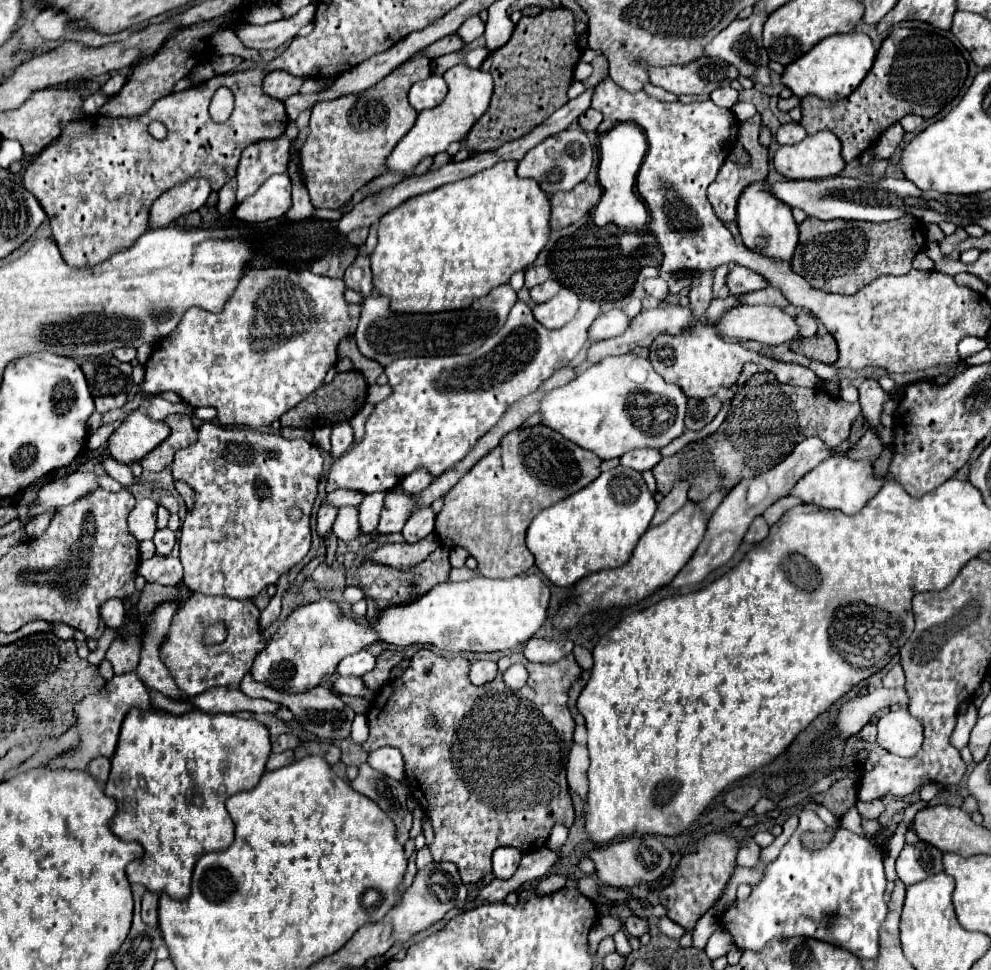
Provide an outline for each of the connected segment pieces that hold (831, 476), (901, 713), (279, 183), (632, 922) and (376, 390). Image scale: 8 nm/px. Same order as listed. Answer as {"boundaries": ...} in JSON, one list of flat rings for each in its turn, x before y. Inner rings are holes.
{"boundaries":[[[847,456,843,458,829,458,821,462,817,468,813,468,809,474,805,474,787,496,799,498,803,504,813,504,827,510,841,510,843,514,857,514,869,498,875,496,875,492,881,488,881,480,875,478,873,466,863,460,851,460]],[[905,708,881,716,877,728,877,744,891,754,913,756,923,744,923,724]],[[289,174,269,176,261,188,235,206,235,216,243,222,265,222,281,218,291,206]],[[629,916,629,918,623,920,623,928,625,928,625,932,629,932,631,936,637,936,637,938,639,938,641,934,647,932,647,922,641,920,639,916]],[[373,384,373,386,369,386,369,392,367,392,367,402,377,404,377,402,385,400,387,396,391,396,391,386,389,386,389,384,385,384,385,386]]]}

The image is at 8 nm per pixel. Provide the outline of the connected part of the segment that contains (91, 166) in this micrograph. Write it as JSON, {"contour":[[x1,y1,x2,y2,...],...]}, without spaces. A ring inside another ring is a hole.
{"contour":[[271,64,257,66,245,72,216,75,207,82,161,98,151,106,149,112,137,118,109,118,103,114,95,114,67,124,59,140,51,142,29,164,23,176,23,184,29,188,29,192,35,194,45,214,49,216,53,238,59,246,63,260,73,268,95,266,115,252,131,248,135,238,143,236,143,232,149,230,149,208,163,192,193,176,209,178,213,190,219,190,229,180,229,170,231,176,235,174,241,152,247,146,259,140,281,136,287,128,289,118,283,102,263,94,262,82,269,70],[219,86,227,86,235,94,235,110,225,124,215,124,209,116,209,100],[153,120,159,120,167,126,165,140,155,140,149,134,147,126]]}

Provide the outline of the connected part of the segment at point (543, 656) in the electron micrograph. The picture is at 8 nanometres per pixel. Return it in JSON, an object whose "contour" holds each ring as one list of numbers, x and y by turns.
{"contour":[[531,638,525,644,525,656,531,662,537,664,555,664,563,656,567,656,573,650,571,640,543,640,543,638]]}

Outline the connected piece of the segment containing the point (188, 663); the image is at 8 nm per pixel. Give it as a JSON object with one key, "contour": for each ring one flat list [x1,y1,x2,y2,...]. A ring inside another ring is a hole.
{"contour":[[193,592,187,602,175,612,171,628,159,648,159,656,171,672,181,698,191,698,207,688,237,686,251,670,253,658,263,650,265,642,259,628,259,608,253,600,231,600,225,596,205,596],[215,622,223,622,227,638,221,644,205,644,205,630]]}

